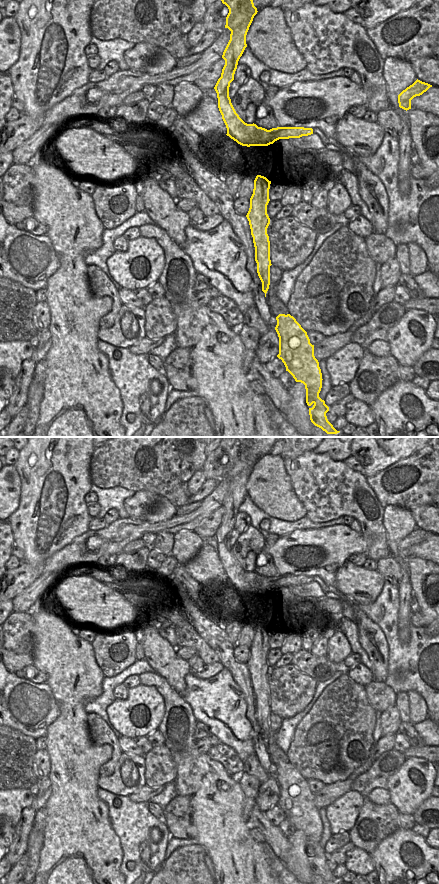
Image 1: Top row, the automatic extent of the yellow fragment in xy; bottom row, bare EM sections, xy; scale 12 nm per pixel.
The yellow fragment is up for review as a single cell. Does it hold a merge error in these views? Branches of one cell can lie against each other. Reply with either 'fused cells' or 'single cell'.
fused cells

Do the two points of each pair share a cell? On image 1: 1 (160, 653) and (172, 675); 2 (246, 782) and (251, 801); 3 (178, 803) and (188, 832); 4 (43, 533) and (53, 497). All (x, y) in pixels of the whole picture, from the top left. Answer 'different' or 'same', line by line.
1: same
2: same
3: same
4: same

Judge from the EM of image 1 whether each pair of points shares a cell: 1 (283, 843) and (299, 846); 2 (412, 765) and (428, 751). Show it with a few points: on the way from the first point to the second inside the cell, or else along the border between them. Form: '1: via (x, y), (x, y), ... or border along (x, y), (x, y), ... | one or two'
1: border along (287, 838), (290, 843), (290, 858), (299, 866) | two
2: border along (406, 757), (417, 756), (428, 761) | two

